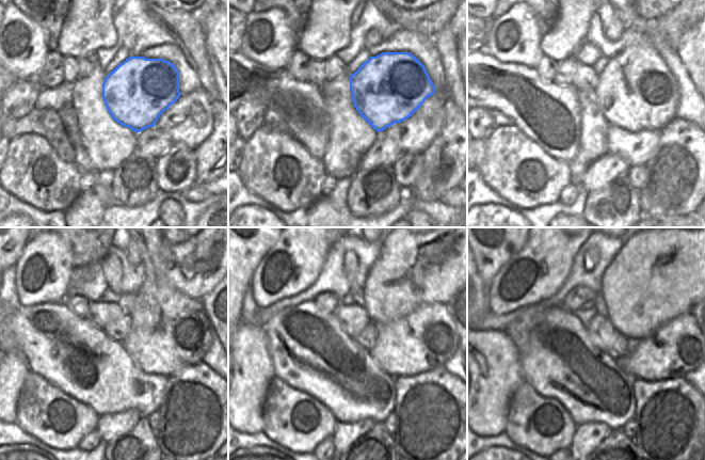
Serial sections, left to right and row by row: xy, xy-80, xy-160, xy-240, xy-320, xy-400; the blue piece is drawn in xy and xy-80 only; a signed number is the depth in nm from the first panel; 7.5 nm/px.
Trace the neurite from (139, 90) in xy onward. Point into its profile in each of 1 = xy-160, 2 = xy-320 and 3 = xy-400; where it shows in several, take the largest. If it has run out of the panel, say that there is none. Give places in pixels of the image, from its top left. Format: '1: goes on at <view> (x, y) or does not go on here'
1: goes on at xy-160 (636, 90)
2: goes on at xy-320 (426, 338)
3: goes on at xy-400 (677, 347)

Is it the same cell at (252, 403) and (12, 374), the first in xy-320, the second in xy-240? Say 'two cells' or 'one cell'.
one cell

